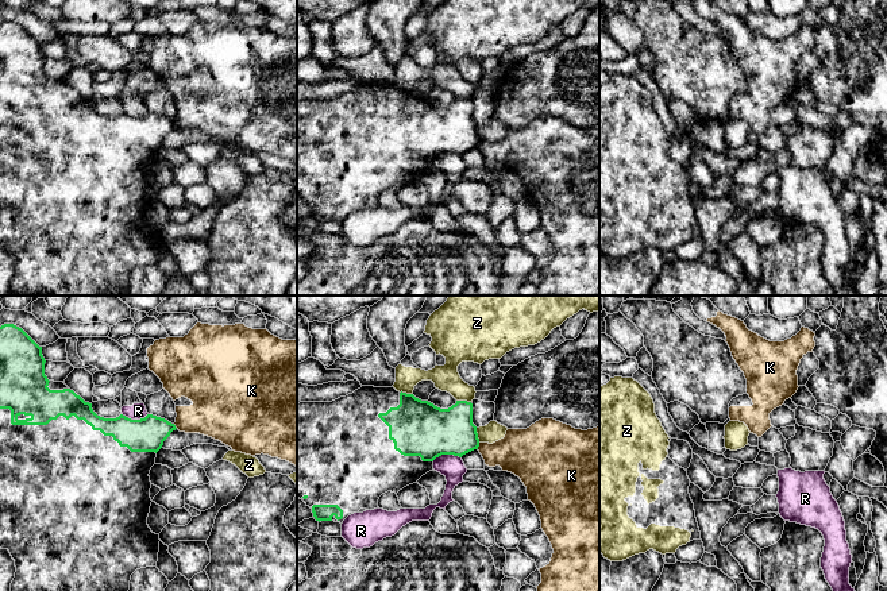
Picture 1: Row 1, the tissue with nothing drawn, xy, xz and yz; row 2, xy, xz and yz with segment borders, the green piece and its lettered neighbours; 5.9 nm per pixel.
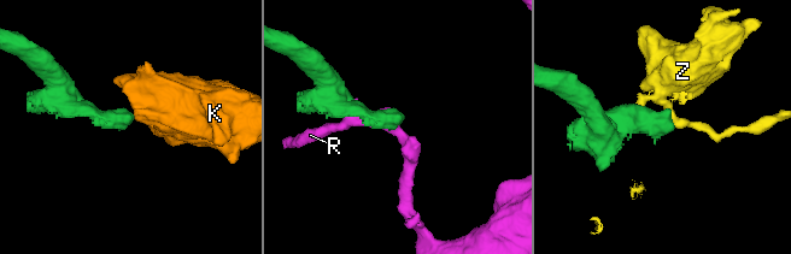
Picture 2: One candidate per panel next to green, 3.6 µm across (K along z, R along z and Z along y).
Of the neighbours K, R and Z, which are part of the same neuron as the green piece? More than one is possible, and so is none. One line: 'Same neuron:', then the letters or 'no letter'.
Same neuron: no letter

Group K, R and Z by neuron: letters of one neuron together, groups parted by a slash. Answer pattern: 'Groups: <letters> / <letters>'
Groups: K / R / Z

